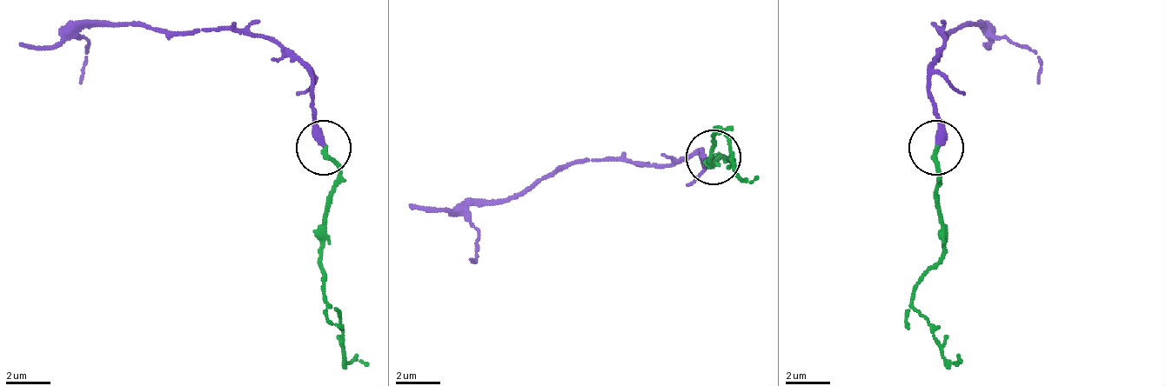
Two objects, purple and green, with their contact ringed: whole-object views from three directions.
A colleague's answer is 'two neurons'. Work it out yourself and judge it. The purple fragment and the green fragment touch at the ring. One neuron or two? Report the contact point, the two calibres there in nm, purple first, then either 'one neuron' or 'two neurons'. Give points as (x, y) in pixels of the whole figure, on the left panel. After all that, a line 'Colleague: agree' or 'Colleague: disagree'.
(324, 148) | 380/220 nm | one neuron
Colleague: disagree

